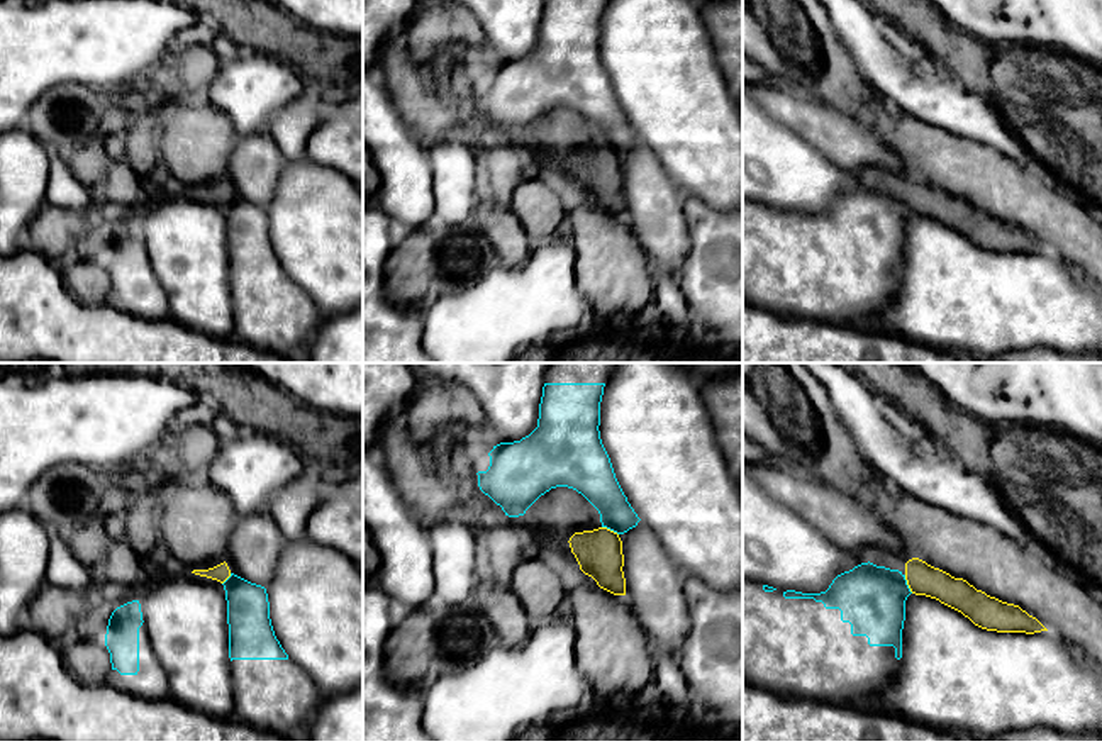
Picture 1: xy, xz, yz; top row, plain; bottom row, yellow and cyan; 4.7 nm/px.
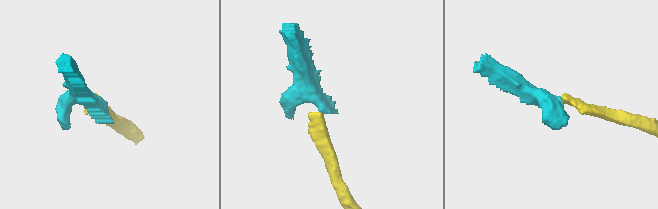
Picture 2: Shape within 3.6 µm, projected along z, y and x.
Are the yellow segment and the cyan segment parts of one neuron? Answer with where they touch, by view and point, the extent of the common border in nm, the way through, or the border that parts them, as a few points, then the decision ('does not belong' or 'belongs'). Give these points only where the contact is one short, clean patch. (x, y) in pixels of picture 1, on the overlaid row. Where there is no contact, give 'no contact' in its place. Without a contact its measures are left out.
yz (907, 584) | 100 nm | along yz (904, 575), (912, 592) | does not belong

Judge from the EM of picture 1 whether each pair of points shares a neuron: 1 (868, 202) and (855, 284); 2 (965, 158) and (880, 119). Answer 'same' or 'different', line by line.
1: same
2: same

